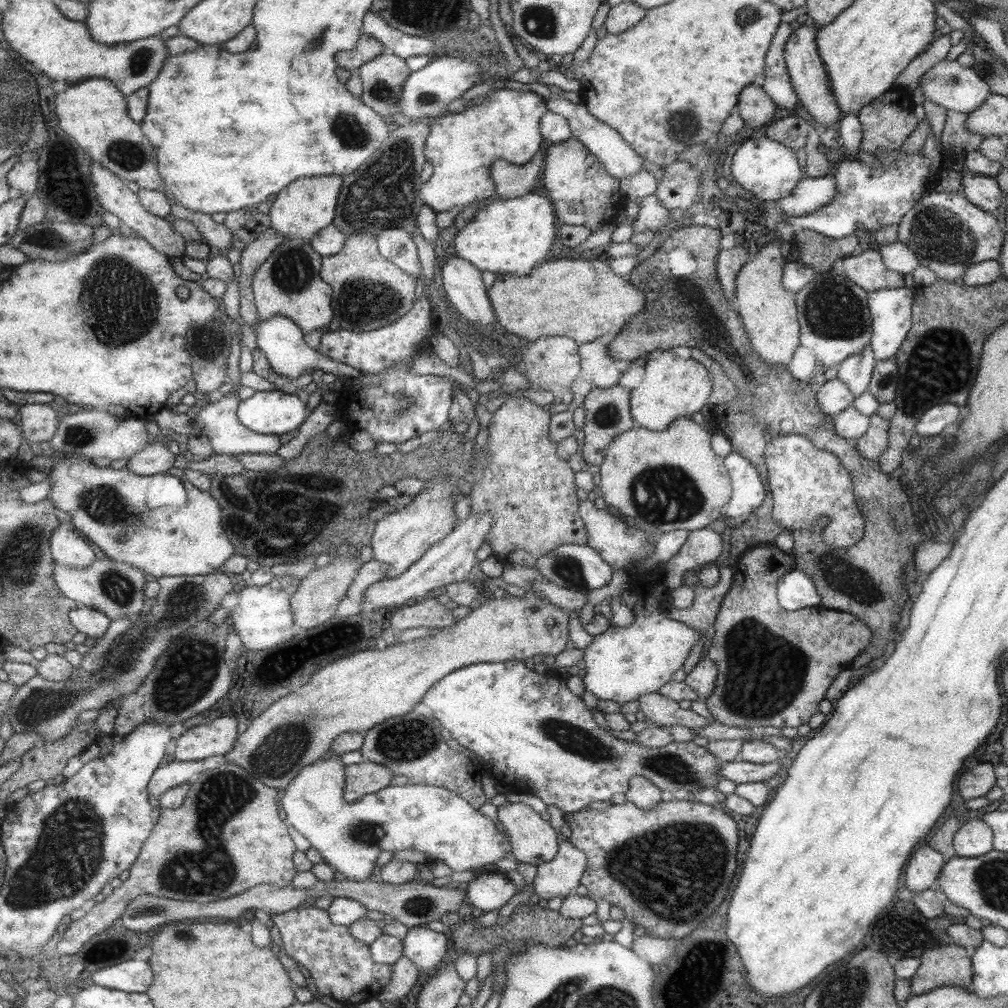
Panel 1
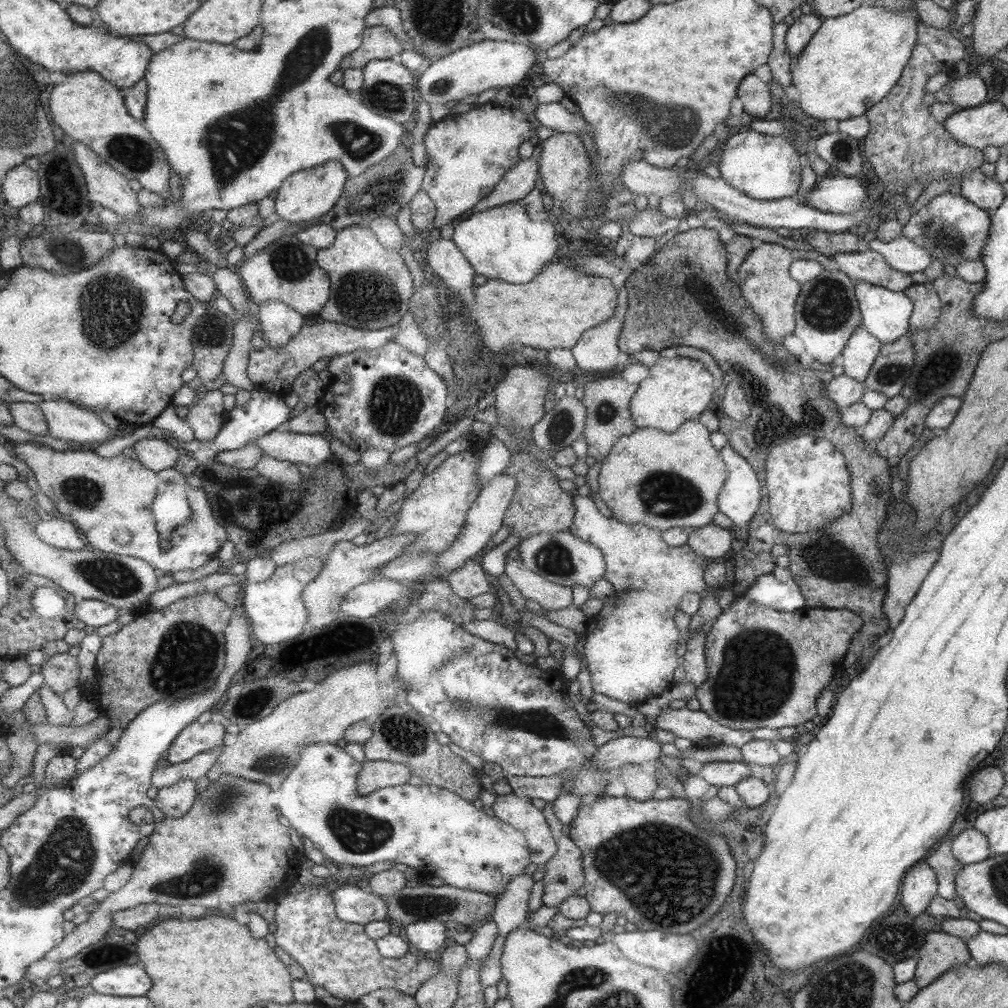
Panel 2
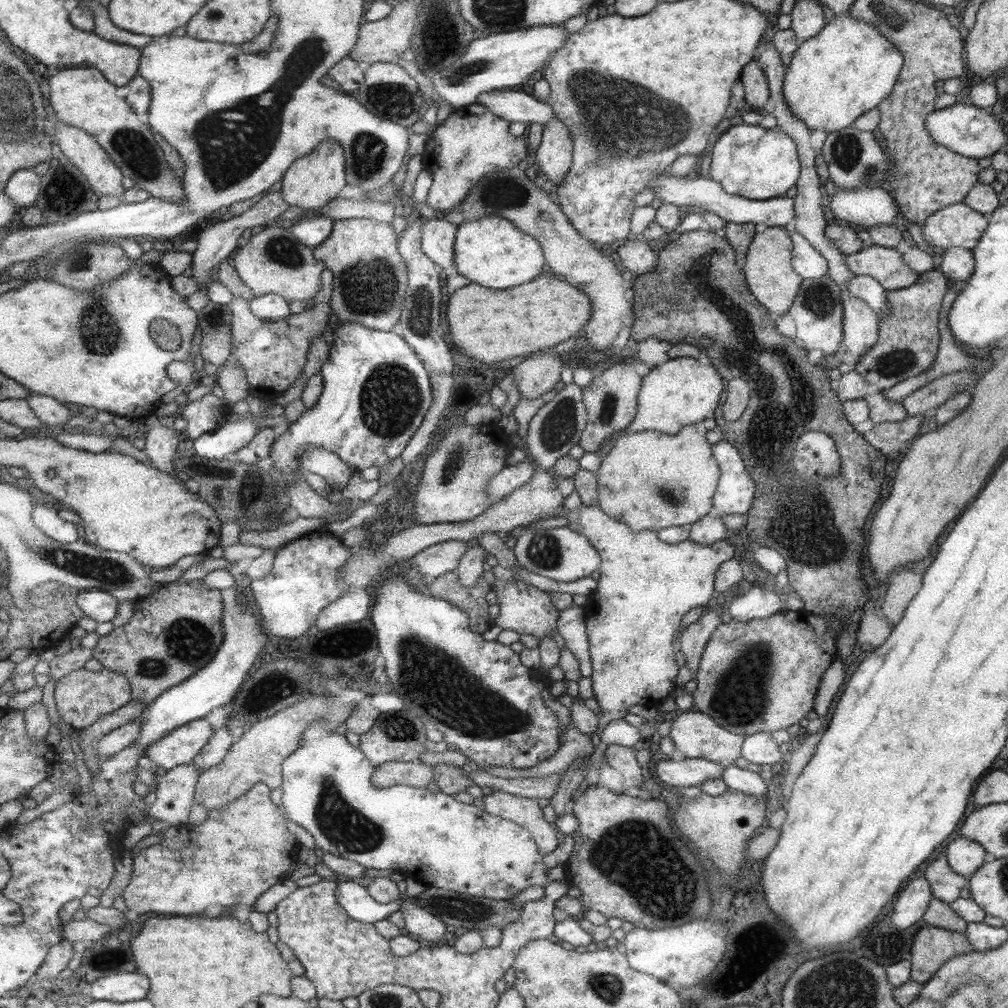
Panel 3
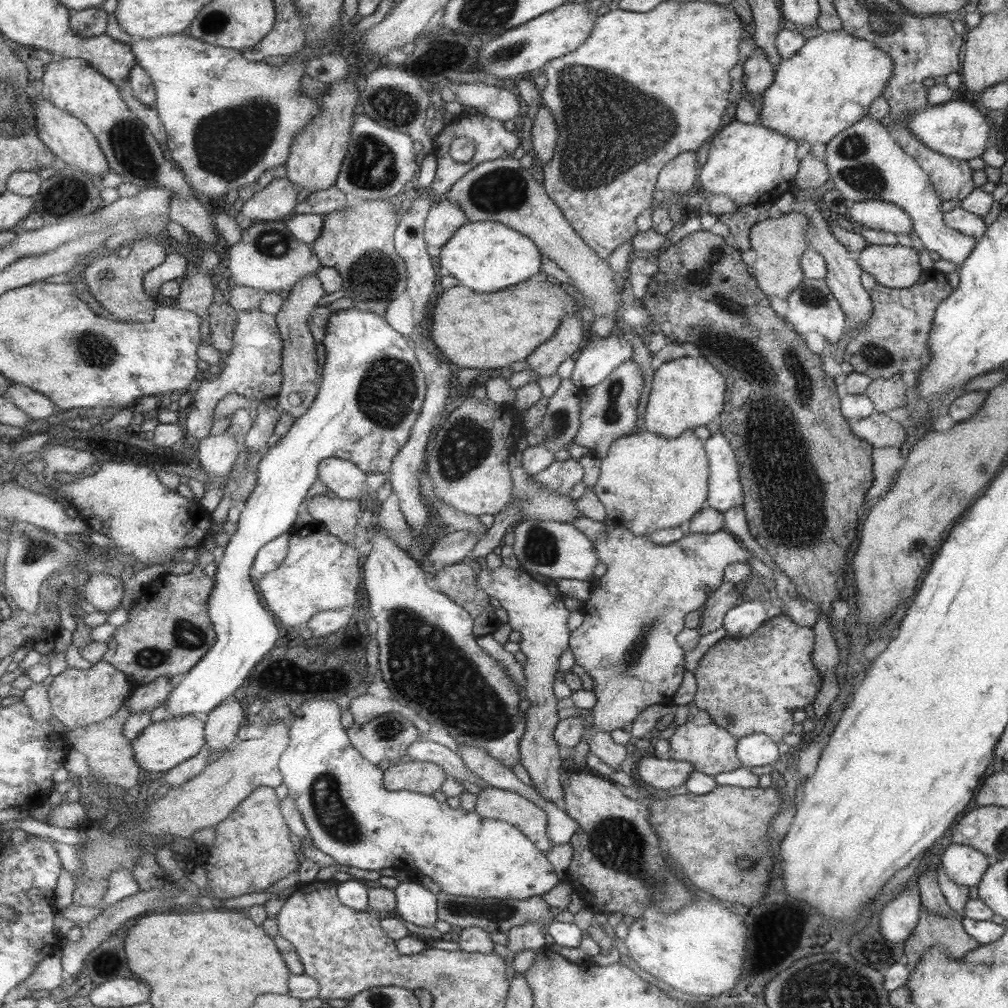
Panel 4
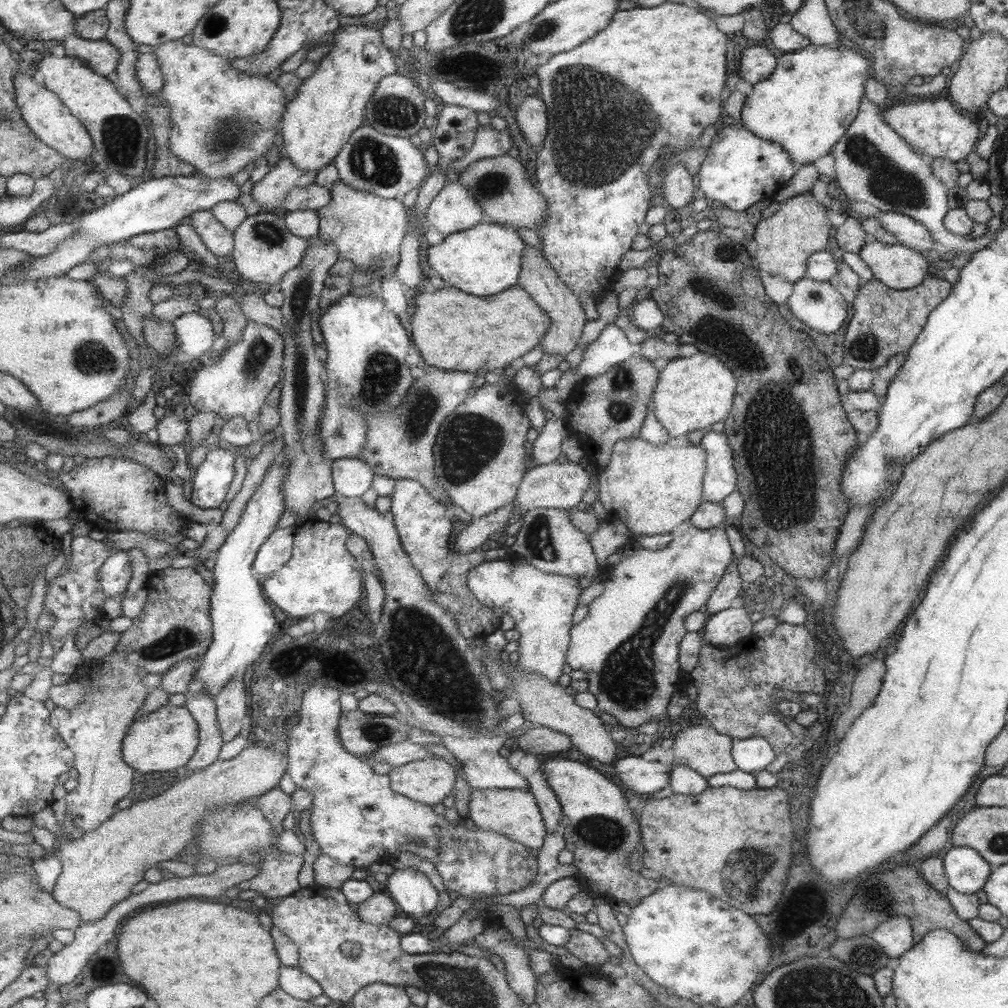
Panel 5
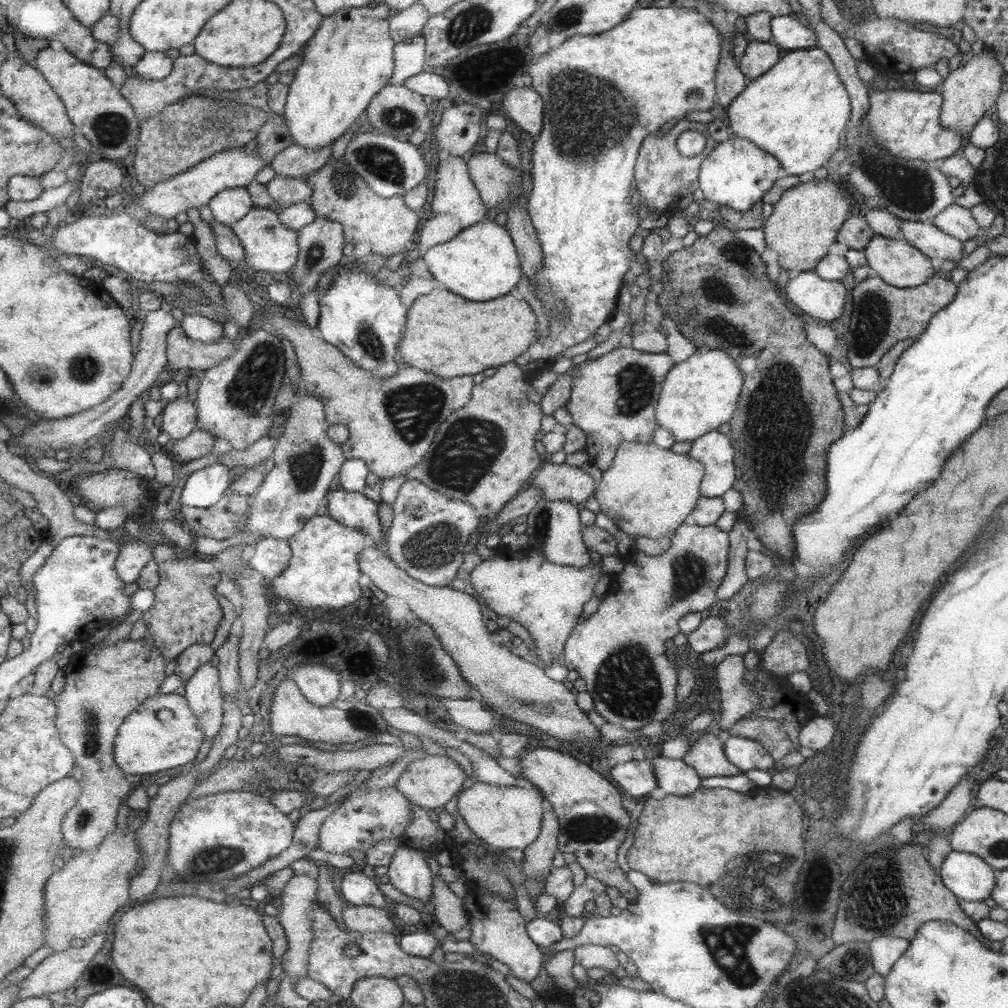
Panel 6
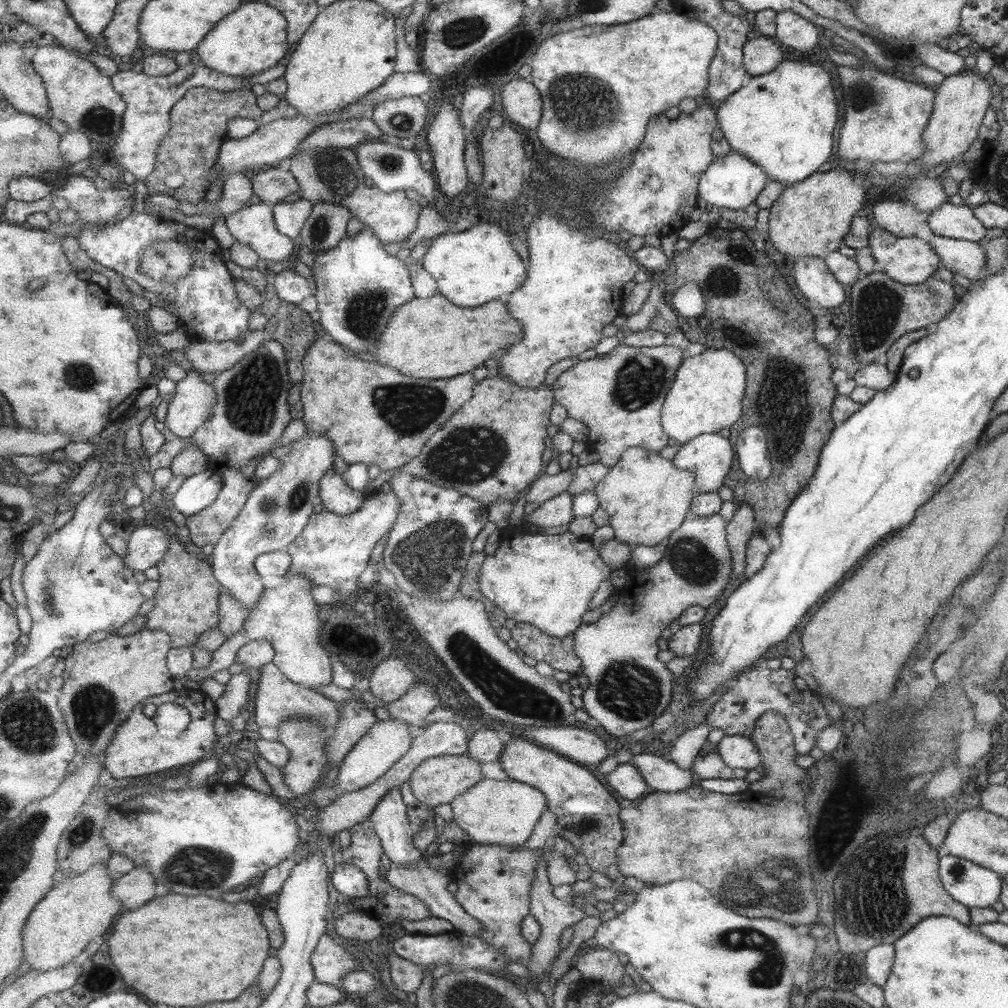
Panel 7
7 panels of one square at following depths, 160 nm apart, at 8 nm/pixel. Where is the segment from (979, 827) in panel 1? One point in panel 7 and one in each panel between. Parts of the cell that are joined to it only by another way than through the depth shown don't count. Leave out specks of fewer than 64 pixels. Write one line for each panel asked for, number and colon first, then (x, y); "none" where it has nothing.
2: (970, 847)
3: (964, 856)
4: (963, 865)
5: (966, 871)
6: (966, 876)
7: (972, 885)

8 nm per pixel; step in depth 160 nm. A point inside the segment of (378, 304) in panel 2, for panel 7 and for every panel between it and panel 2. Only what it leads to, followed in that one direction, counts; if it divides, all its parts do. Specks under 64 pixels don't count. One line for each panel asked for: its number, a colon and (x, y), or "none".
3: (371, 280)
4: (359, 242)
5: (368, 229)
6: (340, 193)
7: (335, 175)

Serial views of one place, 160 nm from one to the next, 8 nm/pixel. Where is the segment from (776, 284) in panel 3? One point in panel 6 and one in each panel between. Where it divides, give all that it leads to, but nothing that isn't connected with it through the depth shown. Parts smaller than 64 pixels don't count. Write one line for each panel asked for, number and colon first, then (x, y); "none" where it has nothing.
4: (778, 243)
5: (785, 240)
6: (804, 221)

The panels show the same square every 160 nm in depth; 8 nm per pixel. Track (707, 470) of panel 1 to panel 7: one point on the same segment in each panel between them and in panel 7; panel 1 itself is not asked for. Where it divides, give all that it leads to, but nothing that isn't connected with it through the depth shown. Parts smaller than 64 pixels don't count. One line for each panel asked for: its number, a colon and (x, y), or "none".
2: (662, 480)
3: (648, 480)
4: (647, 482)
5: (651, 489)
6: (647, 492)
7: (646, 497)

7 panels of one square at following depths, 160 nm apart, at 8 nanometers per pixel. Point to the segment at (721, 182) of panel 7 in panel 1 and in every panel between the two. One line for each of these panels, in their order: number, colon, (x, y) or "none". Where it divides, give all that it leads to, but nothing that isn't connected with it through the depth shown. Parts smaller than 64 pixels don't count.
1: (769, 170)
2: (764, 167)
3: (757, 163)
4: (748, 163)
5: (740, 170)
6: (735, 174)

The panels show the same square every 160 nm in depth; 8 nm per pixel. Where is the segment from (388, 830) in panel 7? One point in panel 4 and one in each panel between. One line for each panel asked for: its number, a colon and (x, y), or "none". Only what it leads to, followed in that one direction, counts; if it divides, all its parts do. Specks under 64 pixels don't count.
4: (416, 904)
5: (412, 890)
6: (409, 872)

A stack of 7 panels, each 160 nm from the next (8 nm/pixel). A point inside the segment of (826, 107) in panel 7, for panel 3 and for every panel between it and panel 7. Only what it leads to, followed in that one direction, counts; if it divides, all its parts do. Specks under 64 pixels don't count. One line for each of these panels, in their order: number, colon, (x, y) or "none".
3: (847, 68)
4: (829, 83)
5: (805, 105)
6: (796, 110)

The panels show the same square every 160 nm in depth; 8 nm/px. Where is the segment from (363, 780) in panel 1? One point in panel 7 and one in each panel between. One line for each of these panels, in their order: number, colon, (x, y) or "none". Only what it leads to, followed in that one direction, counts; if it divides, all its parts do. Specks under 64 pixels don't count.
2: (375, 776)
3: (387, 776)
4: (416, 776)
5: (430, 781)
6: (432, 781)
7: (440, 780)

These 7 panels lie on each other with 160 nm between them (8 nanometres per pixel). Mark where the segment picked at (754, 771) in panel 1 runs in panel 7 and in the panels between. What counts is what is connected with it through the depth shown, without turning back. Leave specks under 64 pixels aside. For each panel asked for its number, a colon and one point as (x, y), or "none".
2: (721, 774)
3: (675, 774)
4: (660, 774)
5: (641, 777)
6: (635, 777)
7: (624, 781)

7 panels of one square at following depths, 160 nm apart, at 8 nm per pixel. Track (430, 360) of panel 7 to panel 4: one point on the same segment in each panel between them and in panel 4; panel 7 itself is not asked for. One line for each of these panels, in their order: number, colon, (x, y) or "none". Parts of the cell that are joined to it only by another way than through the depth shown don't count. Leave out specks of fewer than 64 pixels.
4: (492, 330)
5: (453, 330)
6: (448, 335)

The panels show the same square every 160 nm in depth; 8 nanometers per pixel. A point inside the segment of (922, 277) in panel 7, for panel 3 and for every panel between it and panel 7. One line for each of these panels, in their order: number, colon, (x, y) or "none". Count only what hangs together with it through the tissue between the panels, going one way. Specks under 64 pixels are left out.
3: (883, 264)
4: (896, 267)
5: (899, 268)
6: (896, 262)

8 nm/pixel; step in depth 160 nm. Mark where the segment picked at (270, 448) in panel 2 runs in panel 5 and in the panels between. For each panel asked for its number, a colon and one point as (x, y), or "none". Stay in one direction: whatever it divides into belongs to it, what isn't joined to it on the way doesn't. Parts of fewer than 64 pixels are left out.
3: (329, 465)
4: (344, 476)
5: (353, 476)

